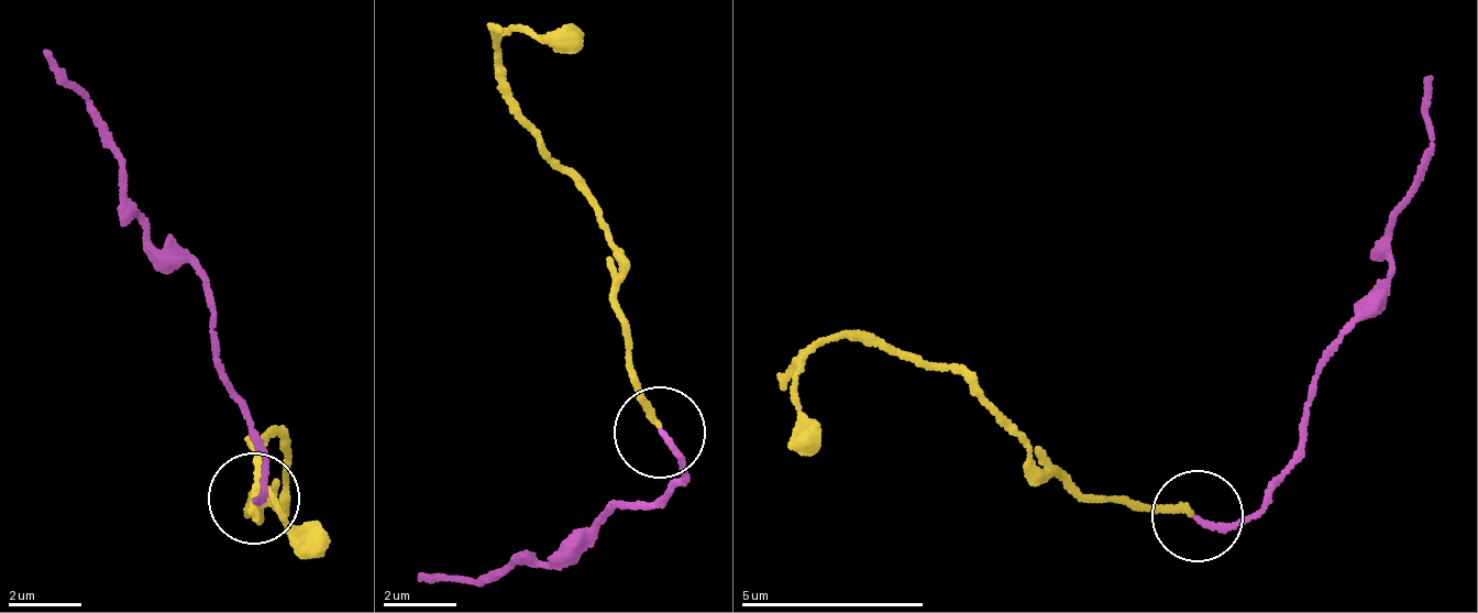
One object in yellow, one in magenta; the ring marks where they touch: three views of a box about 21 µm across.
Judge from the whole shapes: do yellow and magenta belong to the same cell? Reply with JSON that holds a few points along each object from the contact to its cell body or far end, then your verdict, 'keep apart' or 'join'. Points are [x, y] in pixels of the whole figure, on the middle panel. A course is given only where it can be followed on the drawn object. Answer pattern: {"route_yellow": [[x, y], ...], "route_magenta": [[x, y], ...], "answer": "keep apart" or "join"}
{"route_yellow": [[662, 430], [630, 342], [597, 201], [508, 94], [505, 32], [582, 37]], "route_magenta": [[662, 430], [686, 475], [660, 501], [624, 497], [609, 516], [543, 566], [495, 568], [420, 582]], "answer": "keep apart"}

